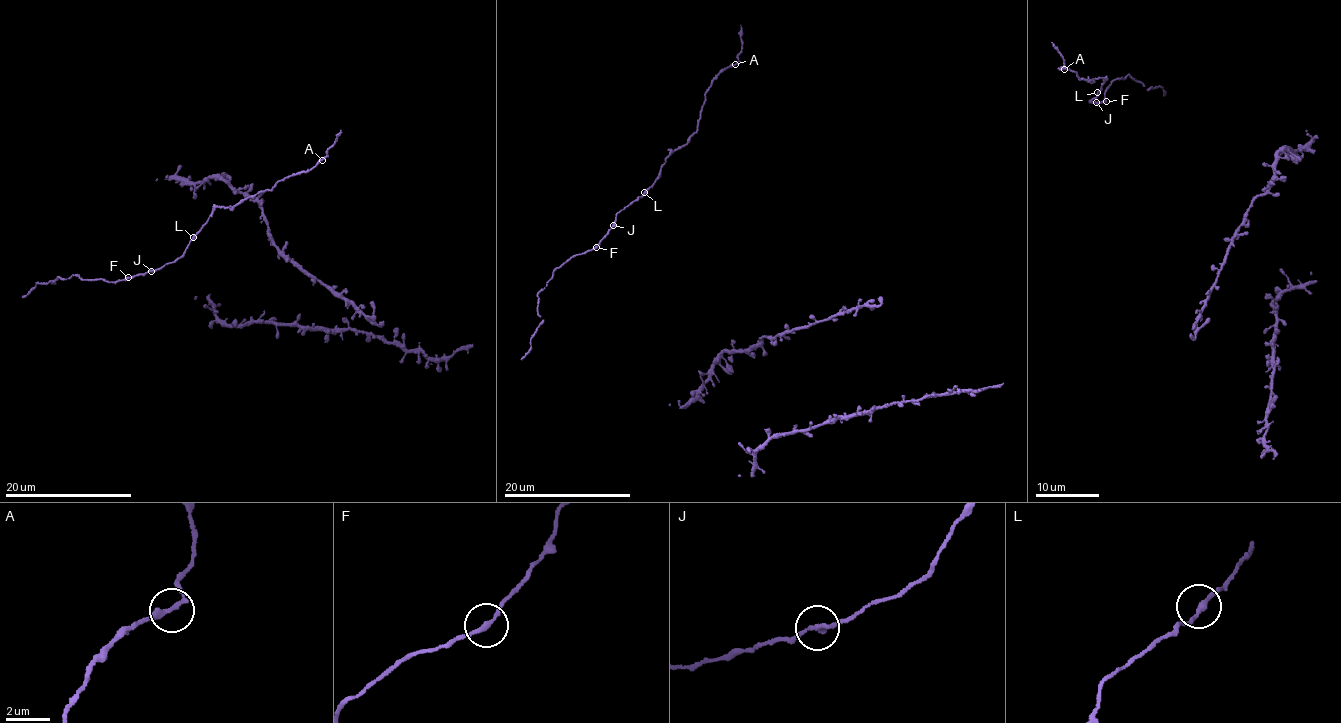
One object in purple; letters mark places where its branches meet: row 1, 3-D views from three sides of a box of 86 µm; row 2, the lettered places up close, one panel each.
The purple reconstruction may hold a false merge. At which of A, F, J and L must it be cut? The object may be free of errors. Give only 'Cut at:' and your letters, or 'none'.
Cut at: none

